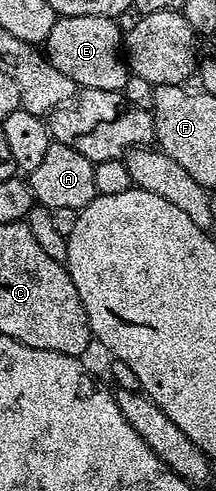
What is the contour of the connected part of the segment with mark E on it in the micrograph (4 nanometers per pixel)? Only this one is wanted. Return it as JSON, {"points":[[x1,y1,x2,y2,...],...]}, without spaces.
{"points":[[62,16,54,22,46,41,48,60,66,78,70,78,81,89,110,90,119,92,125,86,130,69,122,55,122,33,120,25,110,16]]}

